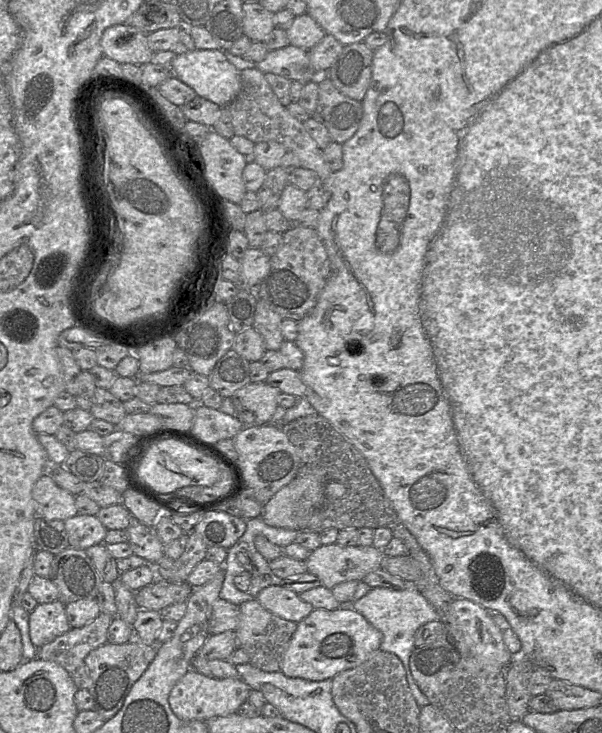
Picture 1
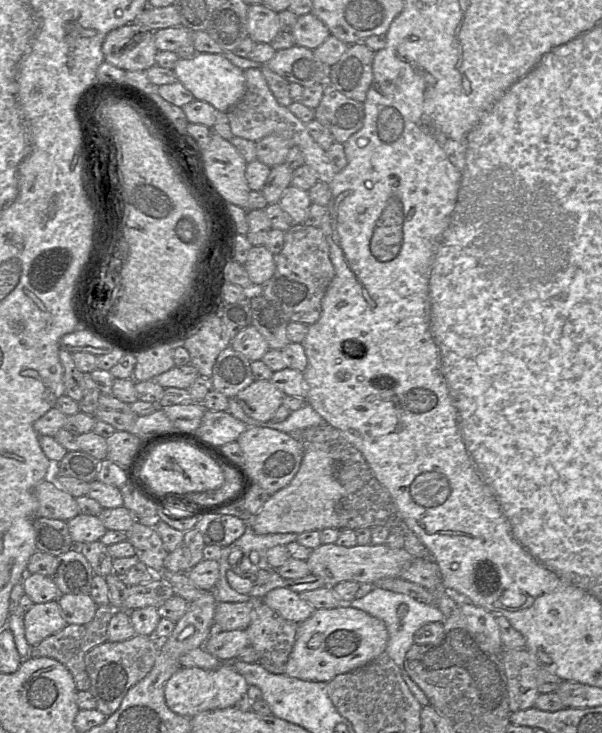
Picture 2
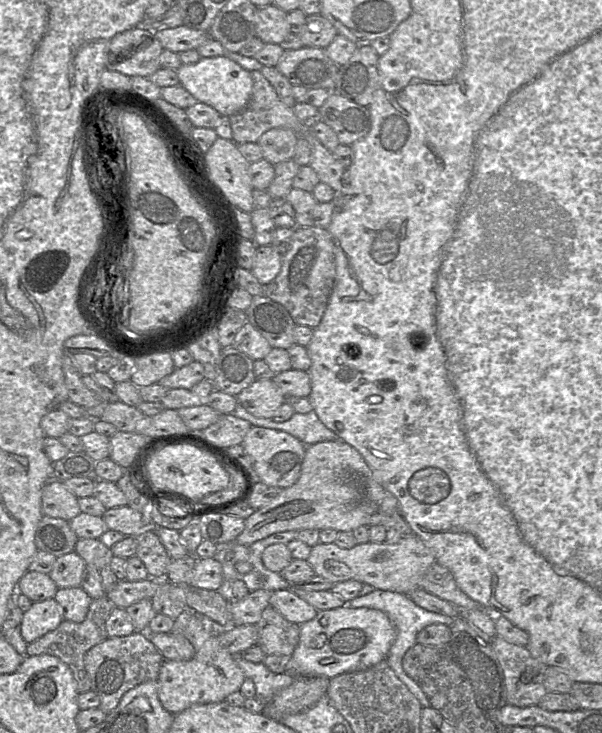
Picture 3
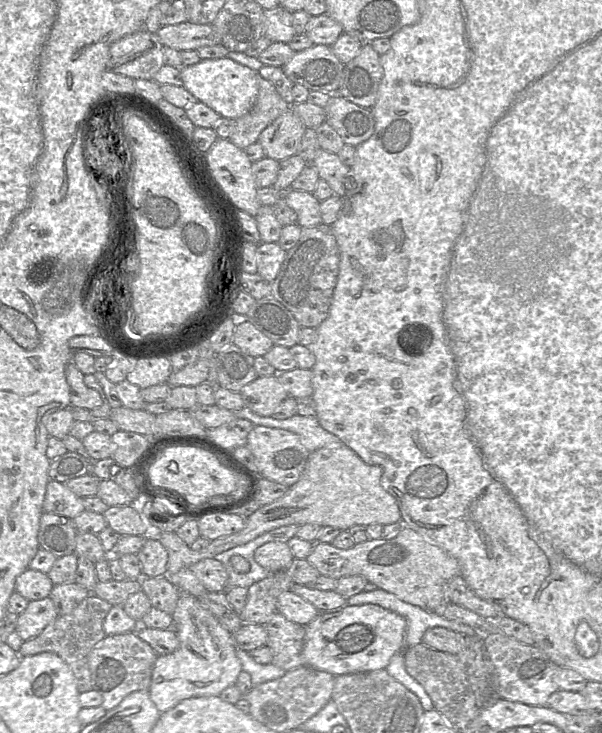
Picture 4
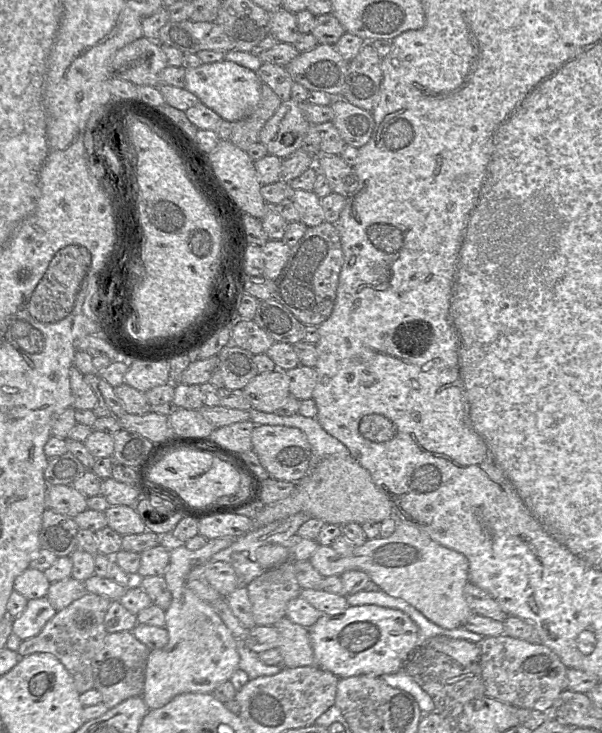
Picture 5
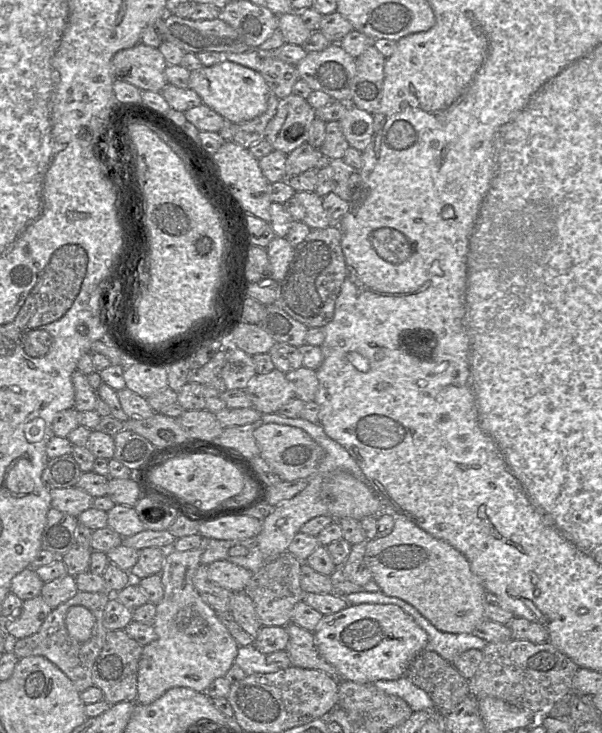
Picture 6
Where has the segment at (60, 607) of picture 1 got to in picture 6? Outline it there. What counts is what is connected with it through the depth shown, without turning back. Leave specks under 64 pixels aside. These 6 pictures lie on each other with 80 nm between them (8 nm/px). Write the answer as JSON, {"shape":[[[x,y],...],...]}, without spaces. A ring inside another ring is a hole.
{"shape":[[[41,595],[23,600],[22,608],[18,614],[4,620],[3,630],[16,639],[29,637],[38,632],[51,611],[52,608]]]}

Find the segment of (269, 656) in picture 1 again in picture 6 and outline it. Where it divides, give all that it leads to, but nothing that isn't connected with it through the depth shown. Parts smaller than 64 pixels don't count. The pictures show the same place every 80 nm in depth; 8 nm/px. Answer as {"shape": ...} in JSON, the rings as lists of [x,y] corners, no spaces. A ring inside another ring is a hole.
{"shape":[[[293,622],[288,623],[285,627],[289,635],[285,650],[290,657],[292,666],[321,670],[339,681],[336,669],[318,652],[313,632]]]}

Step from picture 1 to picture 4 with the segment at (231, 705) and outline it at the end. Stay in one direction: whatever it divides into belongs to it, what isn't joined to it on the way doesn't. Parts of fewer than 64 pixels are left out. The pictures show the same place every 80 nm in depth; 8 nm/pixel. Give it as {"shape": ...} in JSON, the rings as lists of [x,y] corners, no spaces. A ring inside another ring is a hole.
{"shape":[[[179,590],[172,619],[172,628],[179,639],[179,647],[171,654],[157,657],[148,689],[149,696],[160,713],[187,698],[219,696],[225,688],[235,685],[243,670],[236,655],[233,635],[201,605],[197,597]]]}

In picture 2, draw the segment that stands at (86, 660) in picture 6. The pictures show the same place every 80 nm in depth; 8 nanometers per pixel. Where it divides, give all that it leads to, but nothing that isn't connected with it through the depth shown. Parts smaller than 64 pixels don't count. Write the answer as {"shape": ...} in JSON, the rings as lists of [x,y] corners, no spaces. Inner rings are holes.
{"shape":[[[99,605],[94,618],[86,624],[67,624],[62,630],[44,639],[40,644],[32,647],[31,657],[53,658],[63,664],[72,674],[78,691],[90,690],[90,678],[86,671],[85,656],[93,648],[108,641],[108,624],[115,609],[109,605]]]}

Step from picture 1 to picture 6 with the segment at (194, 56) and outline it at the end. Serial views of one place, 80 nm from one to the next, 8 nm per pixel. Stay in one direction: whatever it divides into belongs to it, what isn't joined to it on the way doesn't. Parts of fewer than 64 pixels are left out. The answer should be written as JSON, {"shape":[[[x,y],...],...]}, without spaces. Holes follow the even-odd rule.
{"shape":[[[225,59],[191,71],[189,88],[200,96],[203,104],[233,124],[242,124],[262,115],[270,96],[270,89],[260,72]]]}

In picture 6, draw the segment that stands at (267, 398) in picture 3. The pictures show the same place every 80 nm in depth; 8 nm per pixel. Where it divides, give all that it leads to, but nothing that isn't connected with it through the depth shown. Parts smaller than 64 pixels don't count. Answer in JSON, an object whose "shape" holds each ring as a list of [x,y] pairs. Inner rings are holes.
{"shape":[[[274,368],[264,374],[258,374],[245,388],[252,401],[252,407],[262,414],[276,413],[295,396],[292,383],[286,373]]]}

